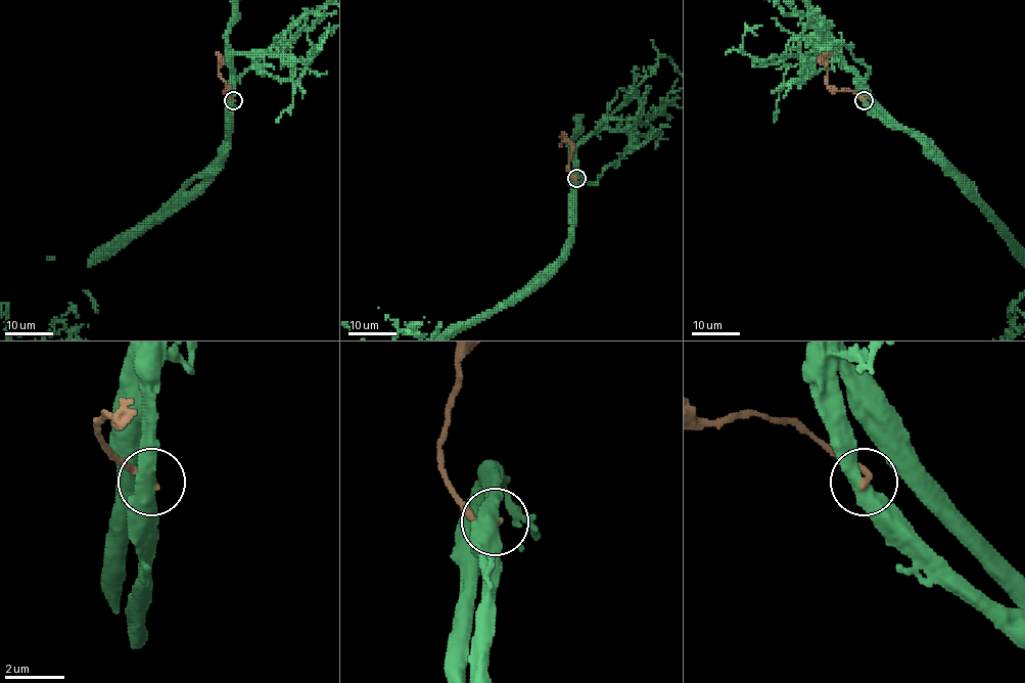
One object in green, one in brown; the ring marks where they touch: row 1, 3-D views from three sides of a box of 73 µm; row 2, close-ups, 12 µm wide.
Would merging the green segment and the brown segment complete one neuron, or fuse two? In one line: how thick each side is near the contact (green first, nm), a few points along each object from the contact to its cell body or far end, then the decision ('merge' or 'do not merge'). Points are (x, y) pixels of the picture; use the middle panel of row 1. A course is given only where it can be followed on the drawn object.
500/200 nm | brown via (576, 178), (568, 170), (570, 143), (561, 142), (563, 137), (560, 136) | do not merge

